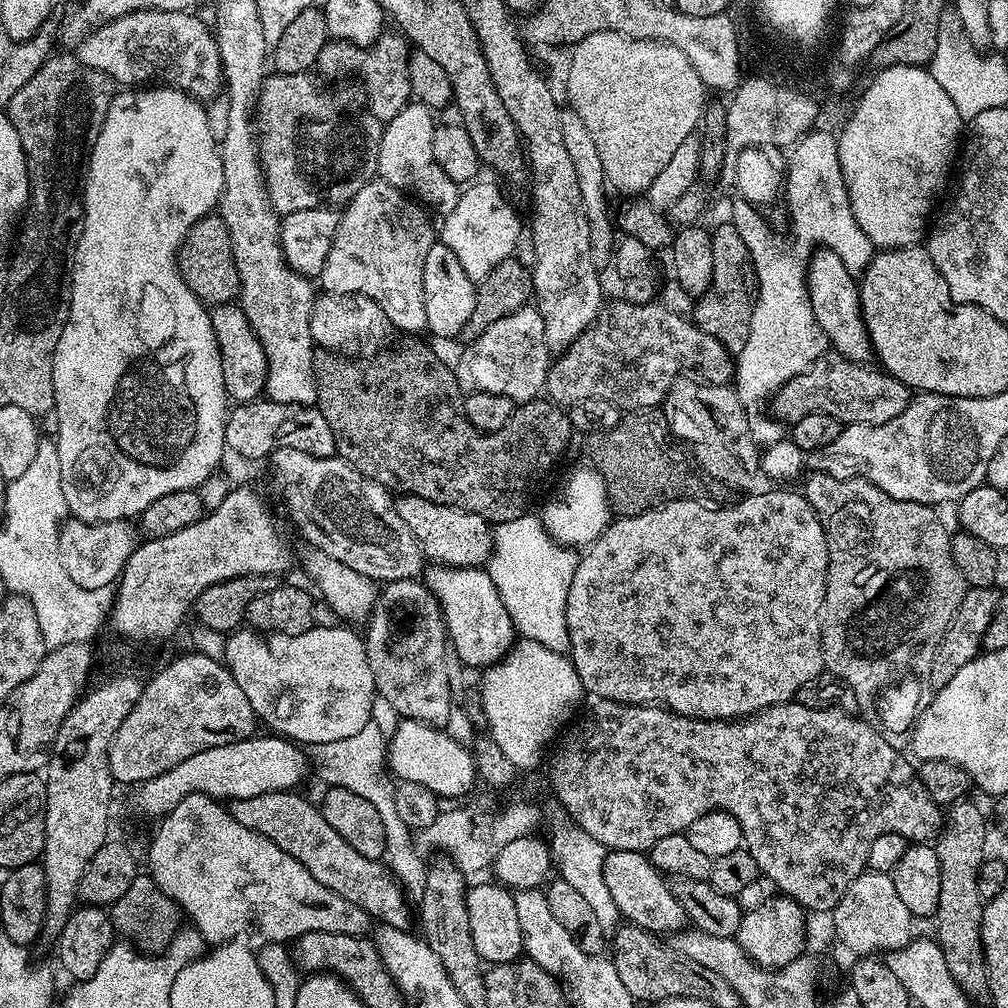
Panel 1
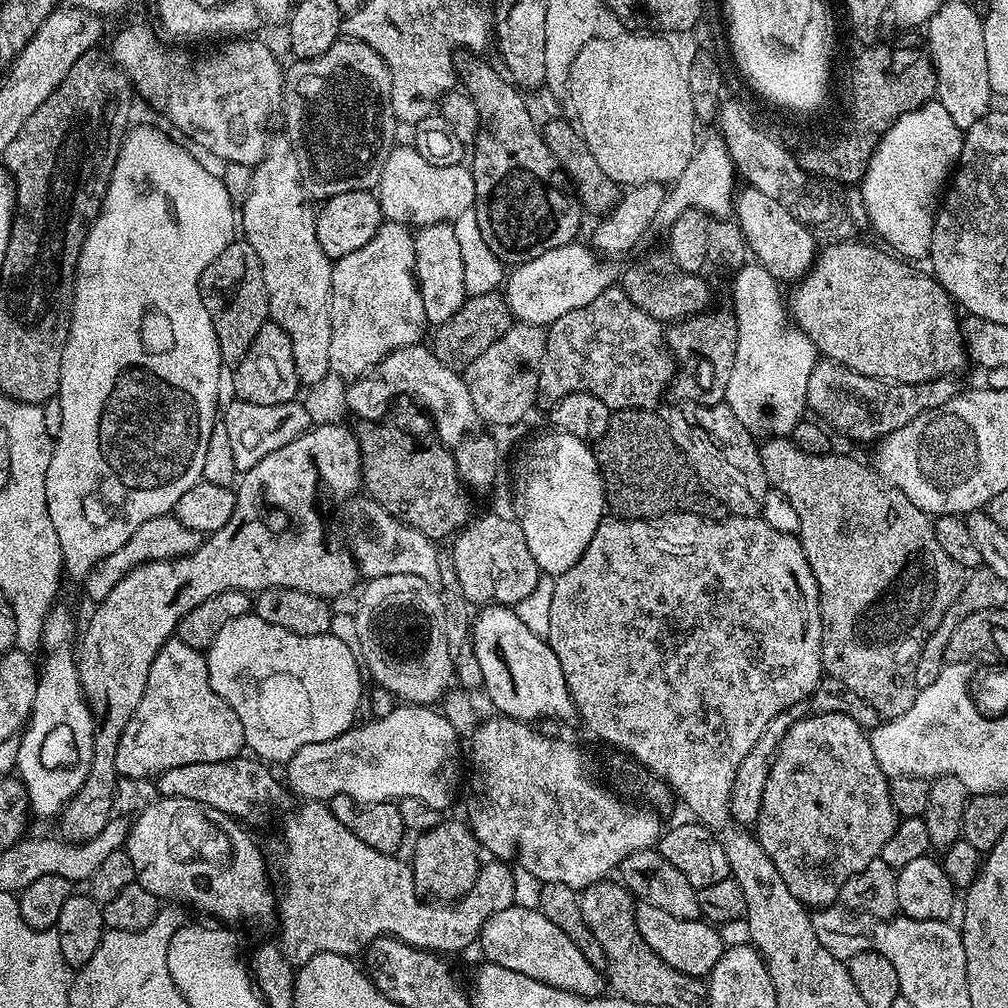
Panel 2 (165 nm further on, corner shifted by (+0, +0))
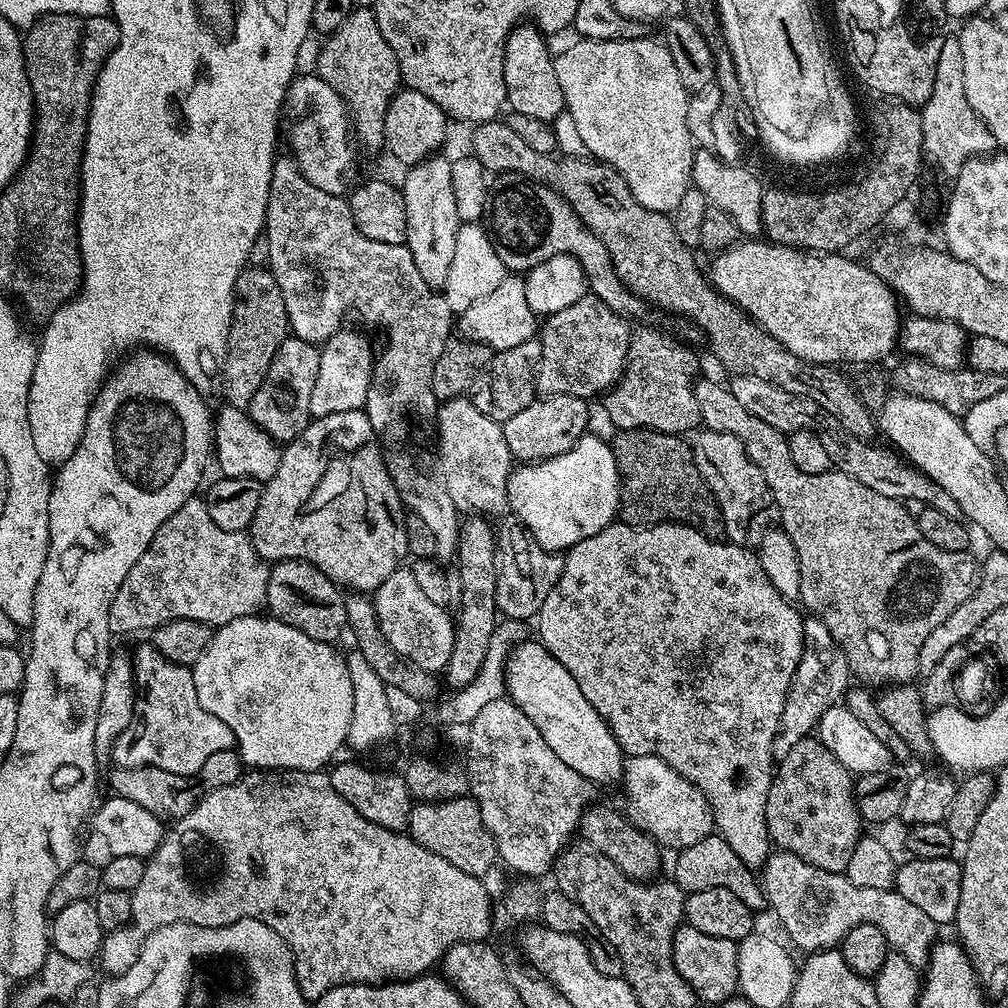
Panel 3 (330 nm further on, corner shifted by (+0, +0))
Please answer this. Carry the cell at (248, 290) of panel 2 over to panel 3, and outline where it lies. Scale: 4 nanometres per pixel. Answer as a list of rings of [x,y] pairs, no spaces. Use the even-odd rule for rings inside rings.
[[[245,267],[236,283],[228,353],[224,359],[223,399],[228,399],[225,401],[231,407],[242,409],[247,409],[250,398],[254,398],[258,386],[262,386],[262,378],[266,378],[266,370],[270,362],[274,362],[278,346],[282,346],[282,342],[290,335],[286,302],[282,298],[282,290],[278,290],[278,282],[267,267],[252,267]]]

